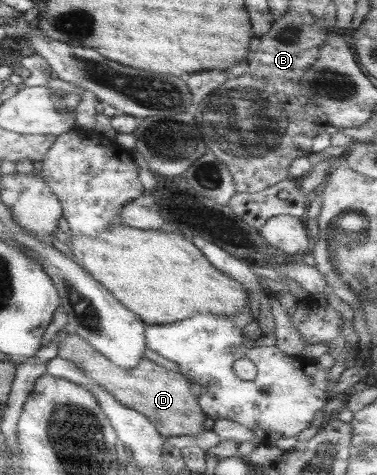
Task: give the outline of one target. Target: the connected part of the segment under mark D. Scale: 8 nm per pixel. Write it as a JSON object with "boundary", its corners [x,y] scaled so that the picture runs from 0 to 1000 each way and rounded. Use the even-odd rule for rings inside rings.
{"boundary":[[[156,695],[149,707],[156,709],[149,749],[191,762],[332,859],[385,874],[435,924],[520,916],[544,905],[536,891],[549,878],[523,848],[507,806],[477,783],[435,777],[382,752],[350,777],[318,777],[194,699]]]}

